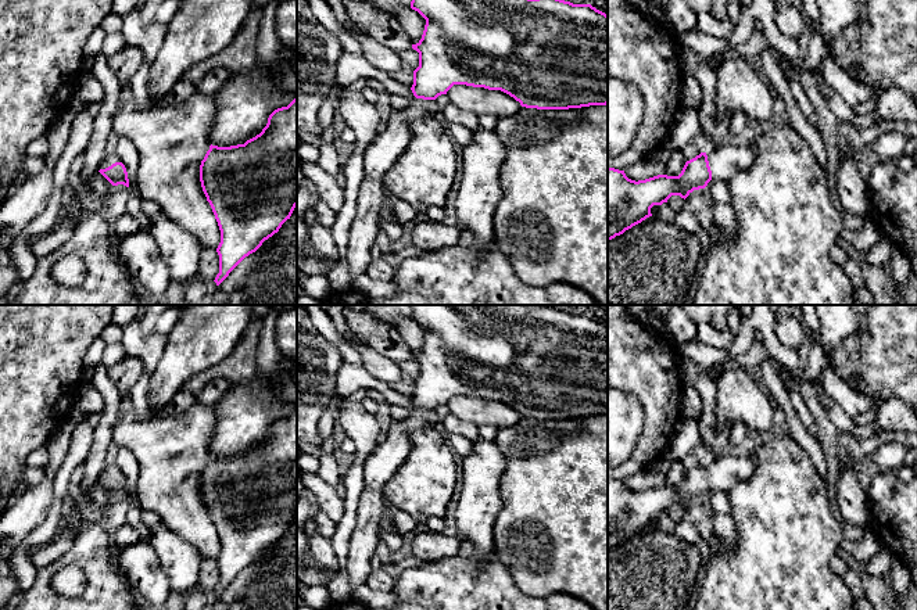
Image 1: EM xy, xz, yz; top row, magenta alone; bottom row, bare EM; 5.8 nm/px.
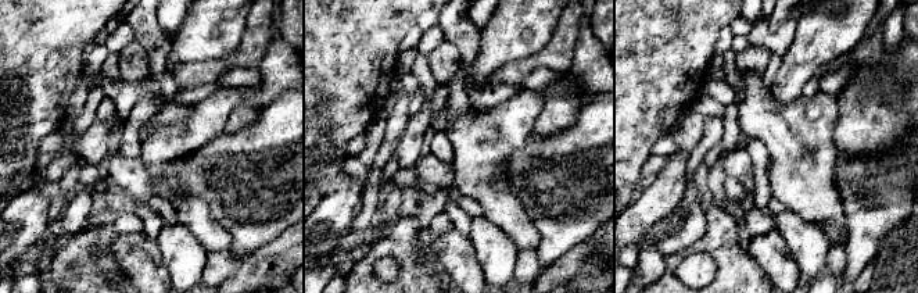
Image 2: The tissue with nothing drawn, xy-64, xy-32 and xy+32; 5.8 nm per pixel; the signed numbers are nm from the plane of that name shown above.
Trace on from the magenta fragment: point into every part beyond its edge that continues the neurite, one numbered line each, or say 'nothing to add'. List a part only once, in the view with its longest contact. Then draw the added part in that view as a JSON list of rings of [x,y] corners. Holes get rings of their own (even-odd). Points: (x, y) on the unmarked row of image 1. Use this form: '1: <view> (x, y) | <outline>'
1: yz (724, 472) | [[[752,455],[748,456],[717,456],[706,462],[712,489],[728,492],[739,481],[752,477],[756,463]]]

